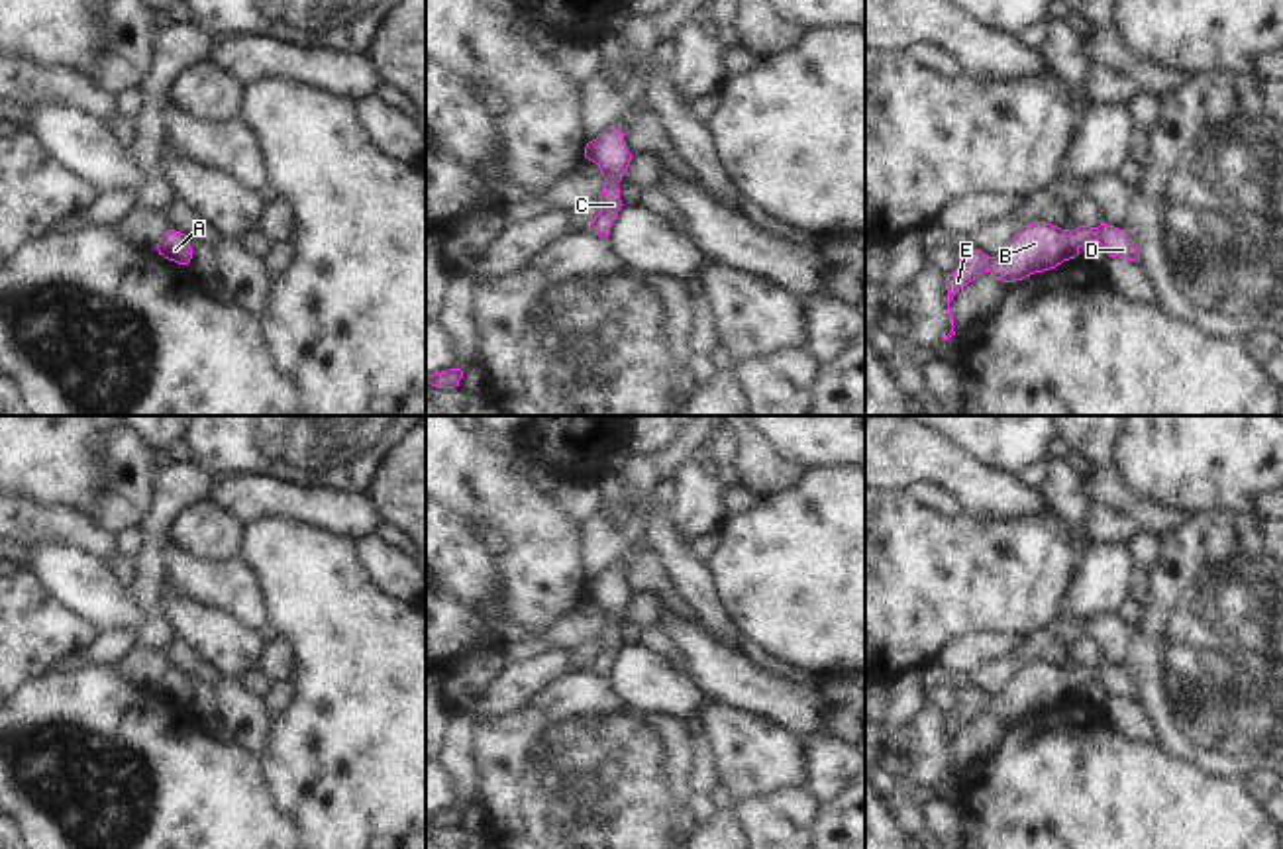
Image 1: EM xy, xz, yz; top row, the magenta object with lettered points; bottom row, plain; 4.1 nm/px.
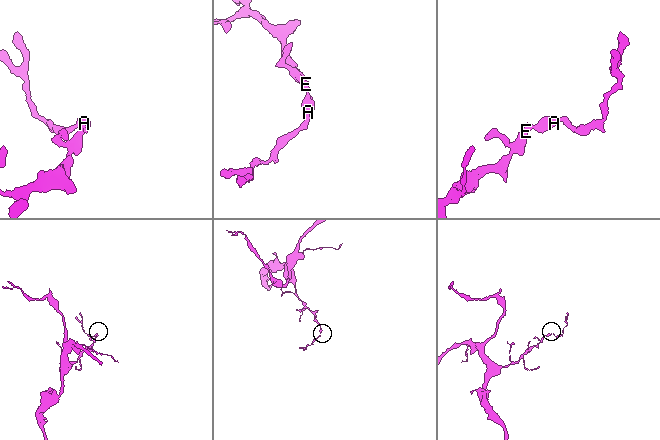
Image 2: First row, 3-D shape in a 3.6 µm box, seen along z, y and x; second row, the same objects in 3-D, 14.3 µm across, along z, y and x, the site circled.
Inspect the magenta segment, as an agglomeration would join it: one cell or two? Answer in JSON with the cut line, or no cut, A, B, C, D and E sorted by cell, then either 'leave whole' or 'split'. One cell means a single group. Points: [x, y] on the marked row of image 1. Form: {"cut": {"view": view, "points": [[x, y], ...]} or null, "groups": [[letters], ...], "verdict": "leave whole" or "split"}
{"cut": null, "groups": [["A", "B", "C", "D", "E"]], "verdict": "leave whole"}

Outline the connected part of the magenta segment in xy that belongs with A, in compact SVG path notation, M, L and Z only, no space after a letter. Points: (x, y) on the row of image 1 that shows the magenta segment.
M175 229L165 231L155 249L165 259L175 261L179 265L188 265L192 259L192 247L186 235Z

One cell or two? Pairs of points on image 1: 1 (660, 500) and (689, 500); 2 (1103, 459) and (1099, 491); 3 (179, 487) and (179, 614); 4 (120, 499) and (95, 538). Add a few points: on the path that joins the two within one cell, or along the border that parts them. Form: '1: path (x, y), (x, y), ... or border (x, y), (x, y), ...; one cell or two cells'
1: border (671, 481), (671, 506), (666, 512); two cells
2: border (1097, 465), (1115, 473); two cells
3: border (163, 587), (161, 612), (175, 632); two cells
4: border (91, 520), (112, 536); two cells

